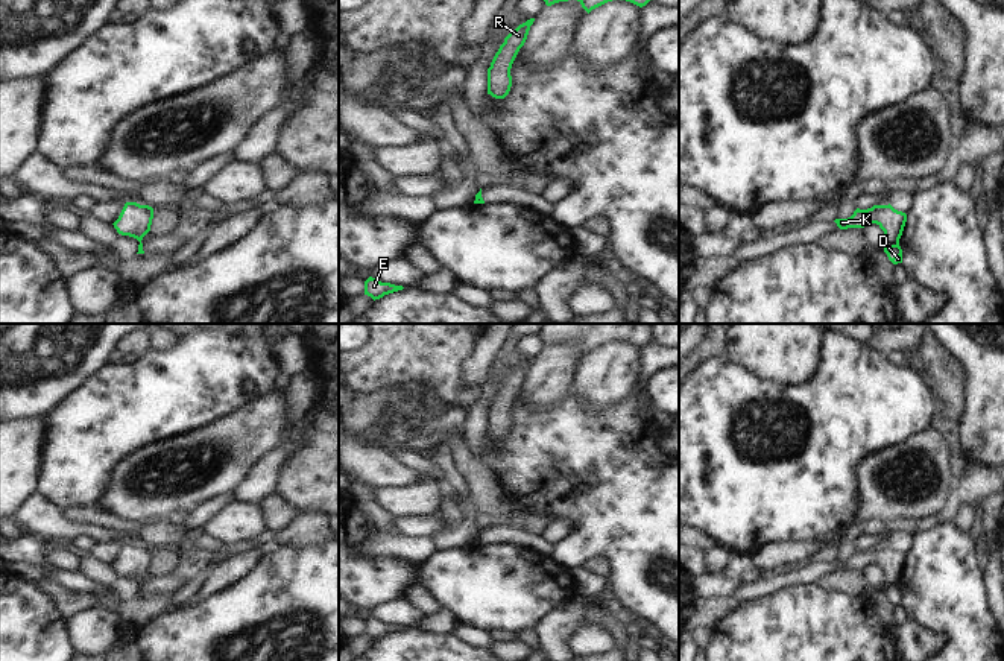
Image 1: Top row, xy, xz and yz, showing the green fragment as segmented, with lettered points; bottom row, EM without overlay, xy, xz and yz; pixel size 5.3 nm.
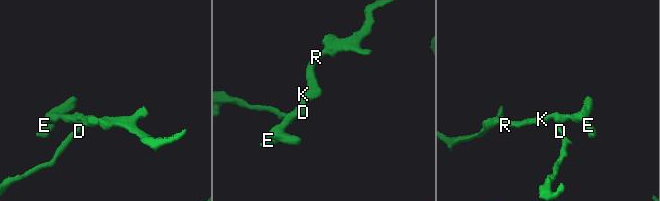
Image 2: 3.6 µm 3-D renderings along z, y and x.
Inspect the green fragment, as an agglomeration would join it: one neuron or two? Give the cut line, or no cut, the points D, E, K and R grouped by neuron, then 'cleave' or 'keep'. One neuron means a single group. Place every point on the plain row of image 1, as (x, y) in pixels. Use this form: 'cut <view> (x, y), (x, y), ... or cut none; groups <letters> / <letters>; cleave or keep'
cut yz (898, 578), (886, 582); groups D / E K R; cleave

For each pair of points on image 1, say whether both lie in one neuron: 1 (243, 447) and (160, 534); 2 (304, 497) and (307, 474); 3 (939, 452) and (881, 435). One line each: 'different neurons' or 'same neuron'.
1: different neurons
2: same neuron
3: different neurons

